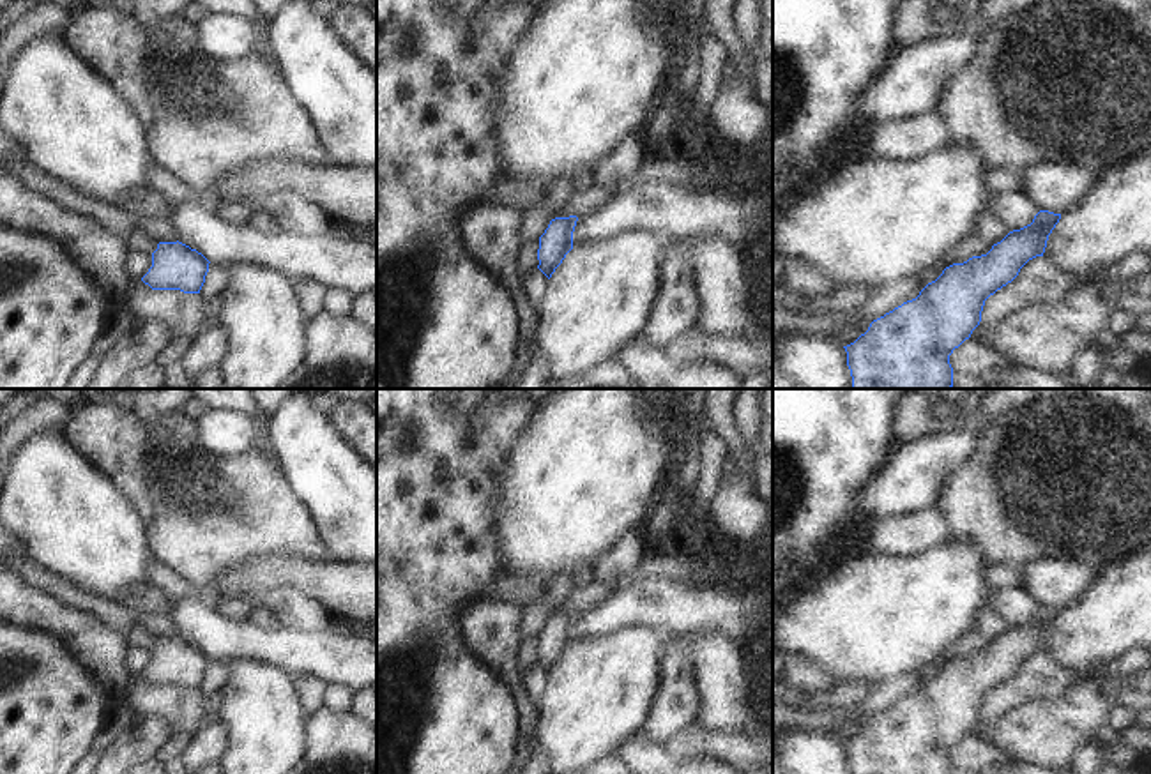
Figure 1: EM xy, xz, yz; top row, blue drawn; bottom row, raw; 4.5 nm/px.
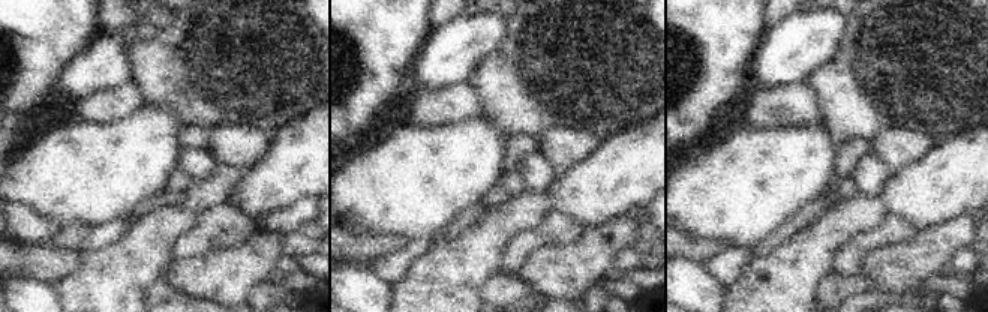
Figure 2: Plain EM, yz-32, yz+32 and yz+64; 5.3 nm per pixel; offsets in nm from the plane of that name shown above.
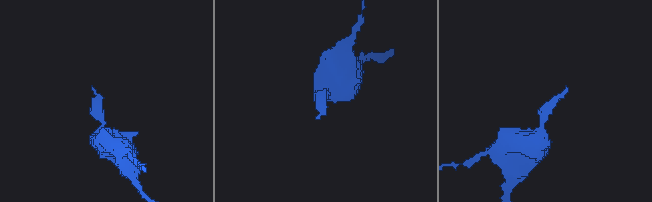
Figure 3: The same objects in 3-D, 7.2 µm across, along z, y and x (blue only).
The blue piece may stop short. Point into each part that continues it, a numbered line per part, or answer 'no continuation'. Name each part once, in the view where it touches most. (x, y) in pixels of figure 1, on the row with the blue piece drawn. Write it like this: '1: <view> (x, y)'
no continuation

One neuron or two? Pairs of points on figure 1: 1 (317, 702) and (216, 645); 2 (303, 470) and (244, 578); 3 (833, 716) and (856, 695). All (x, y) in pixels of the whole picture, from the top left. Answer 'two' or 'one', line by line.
1: two
2: two
3: two

